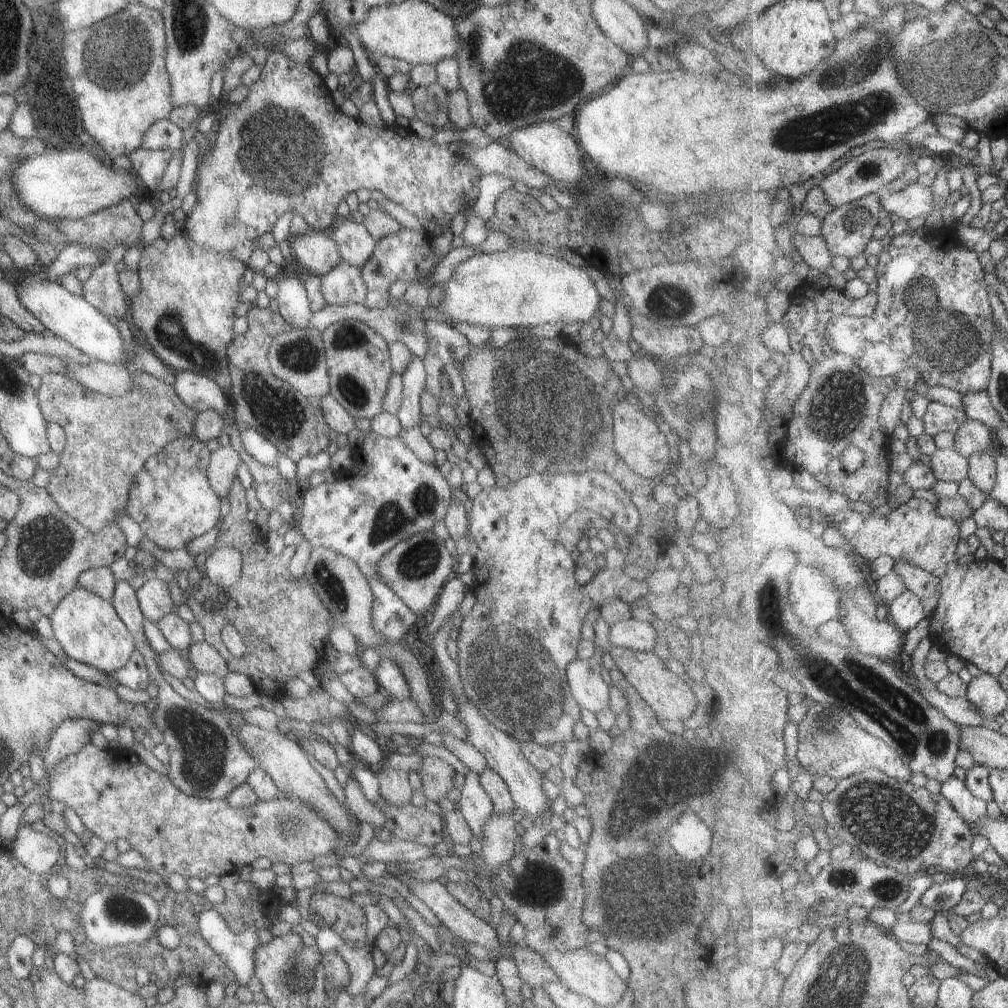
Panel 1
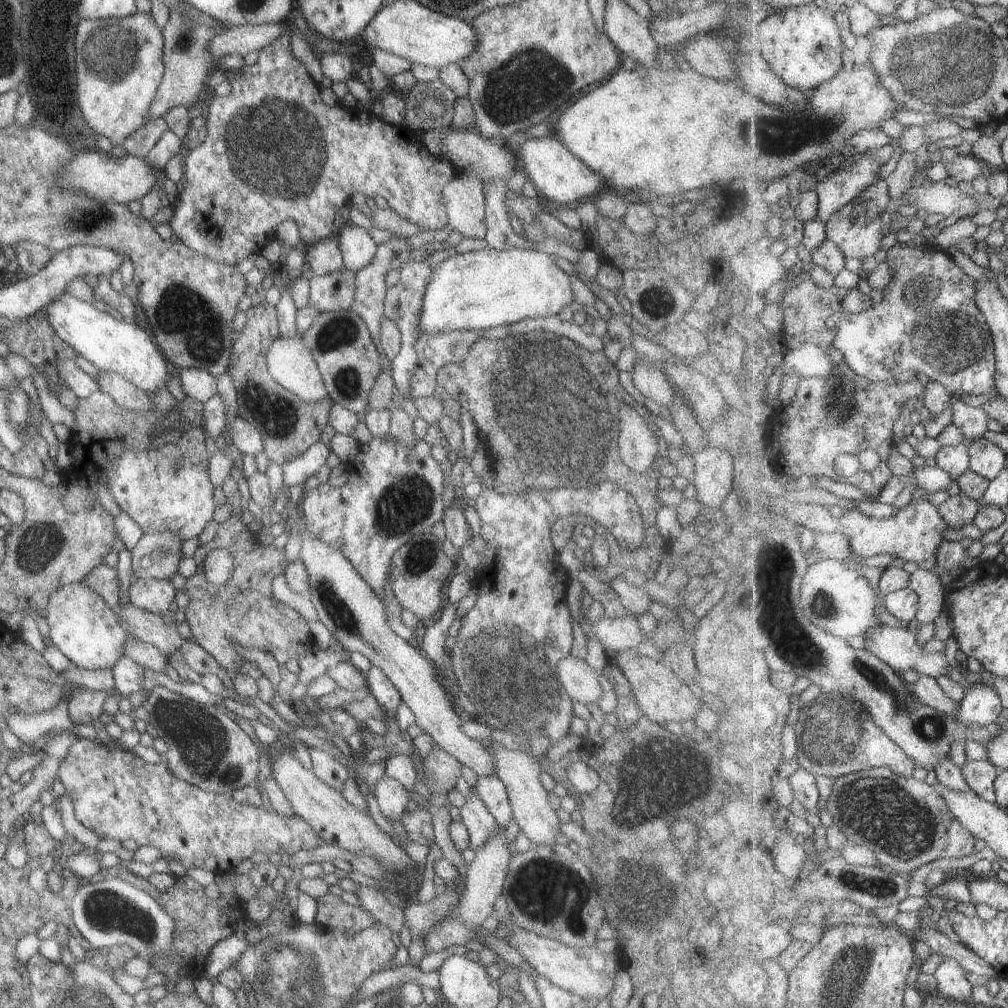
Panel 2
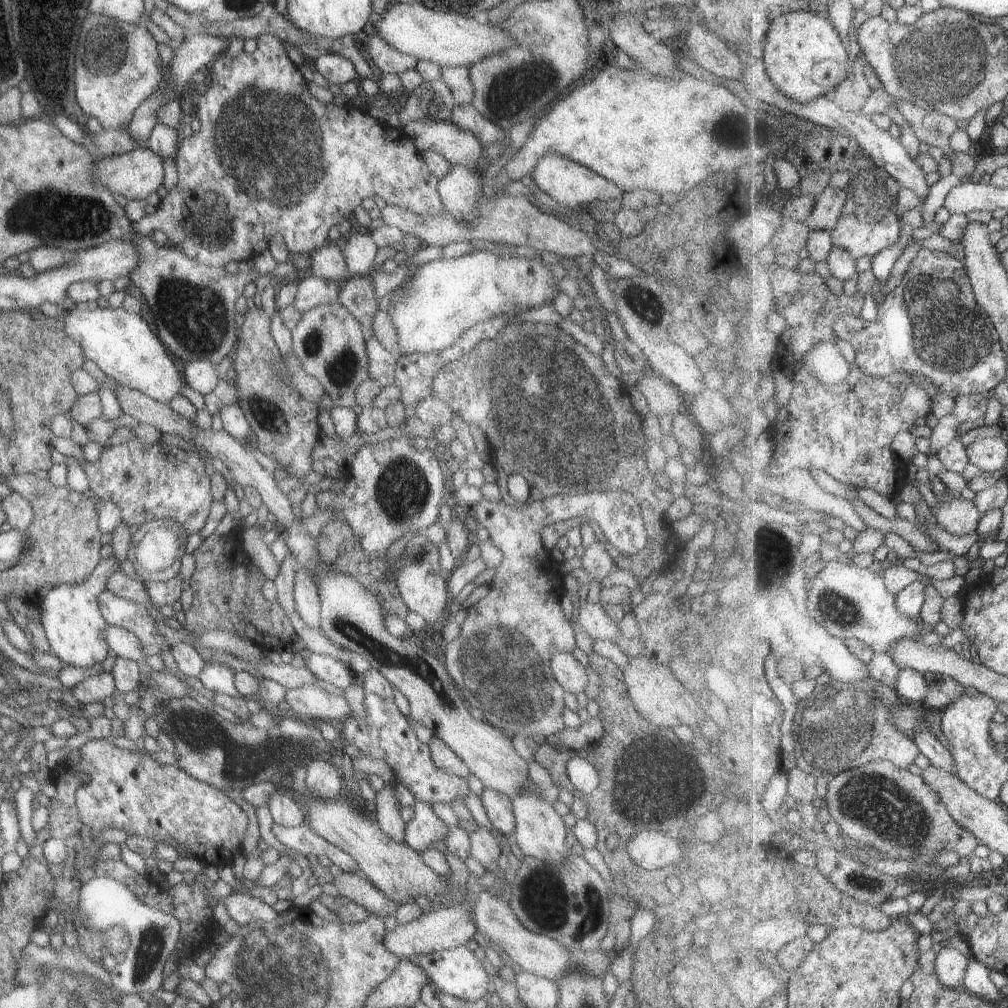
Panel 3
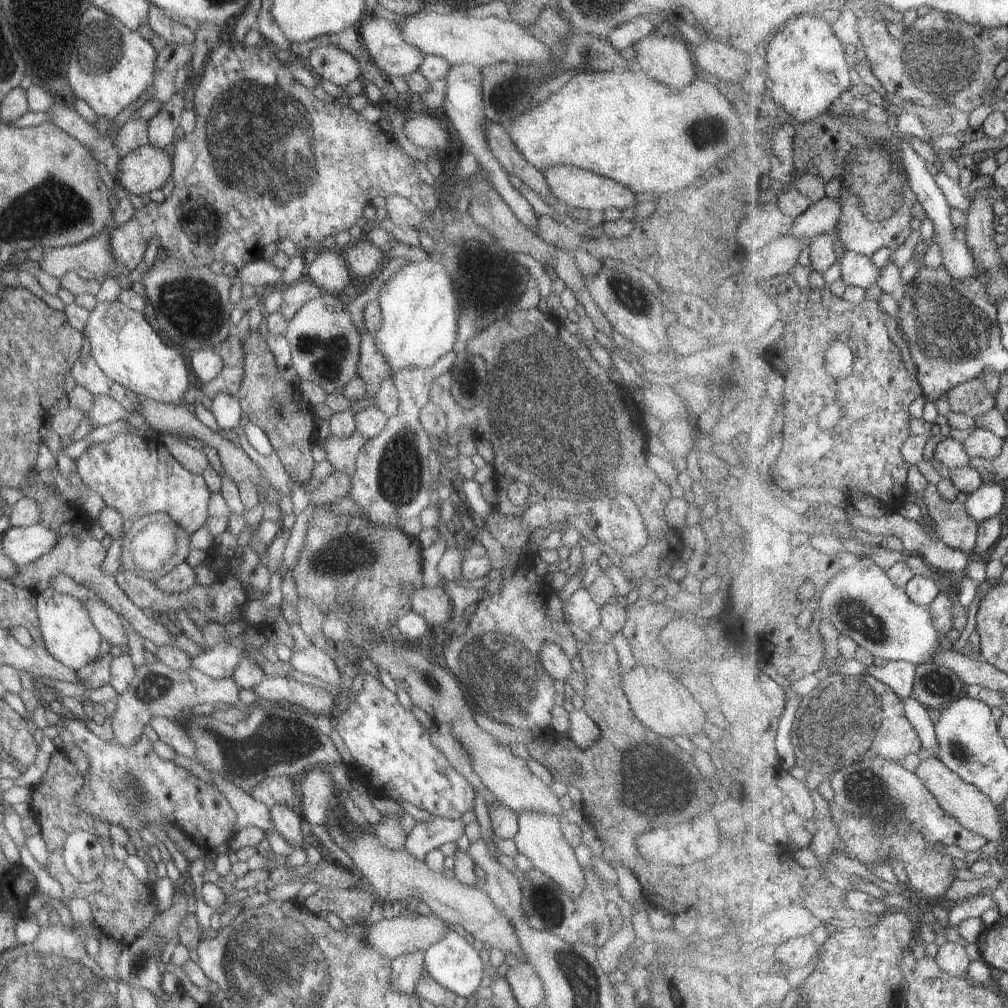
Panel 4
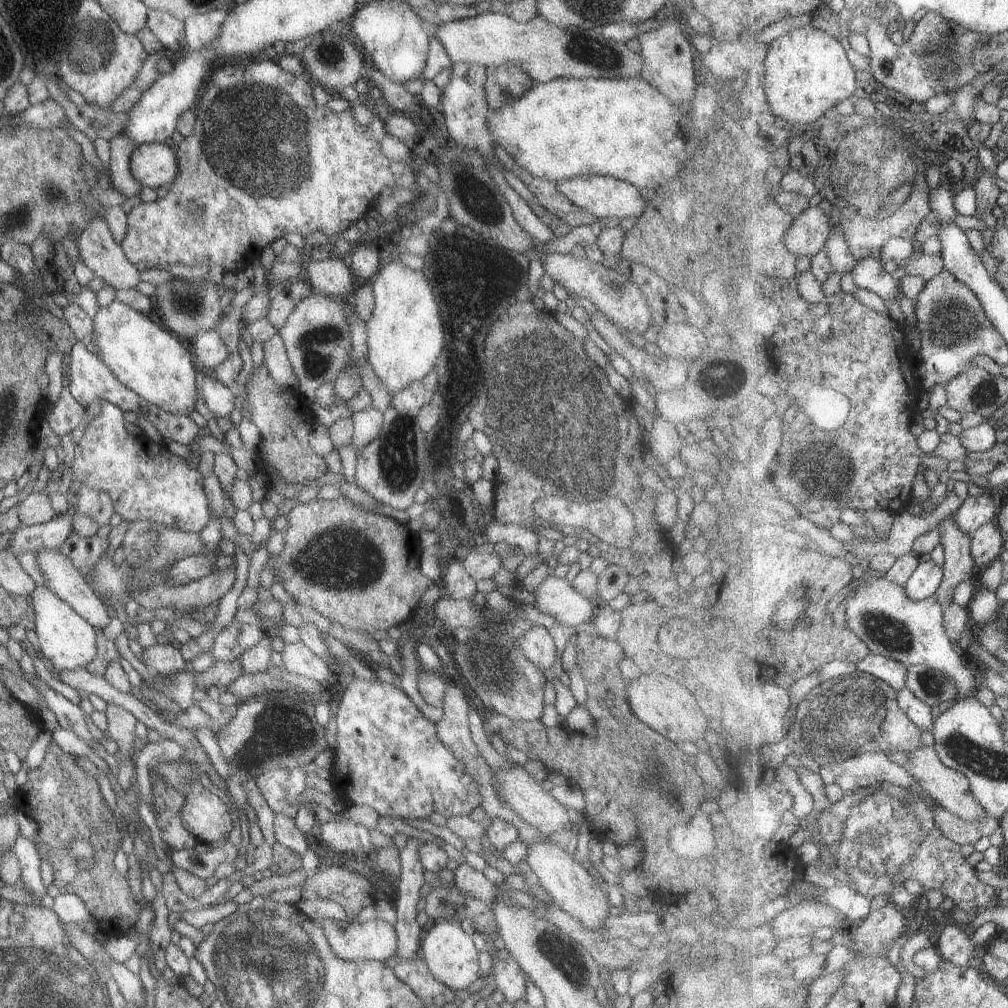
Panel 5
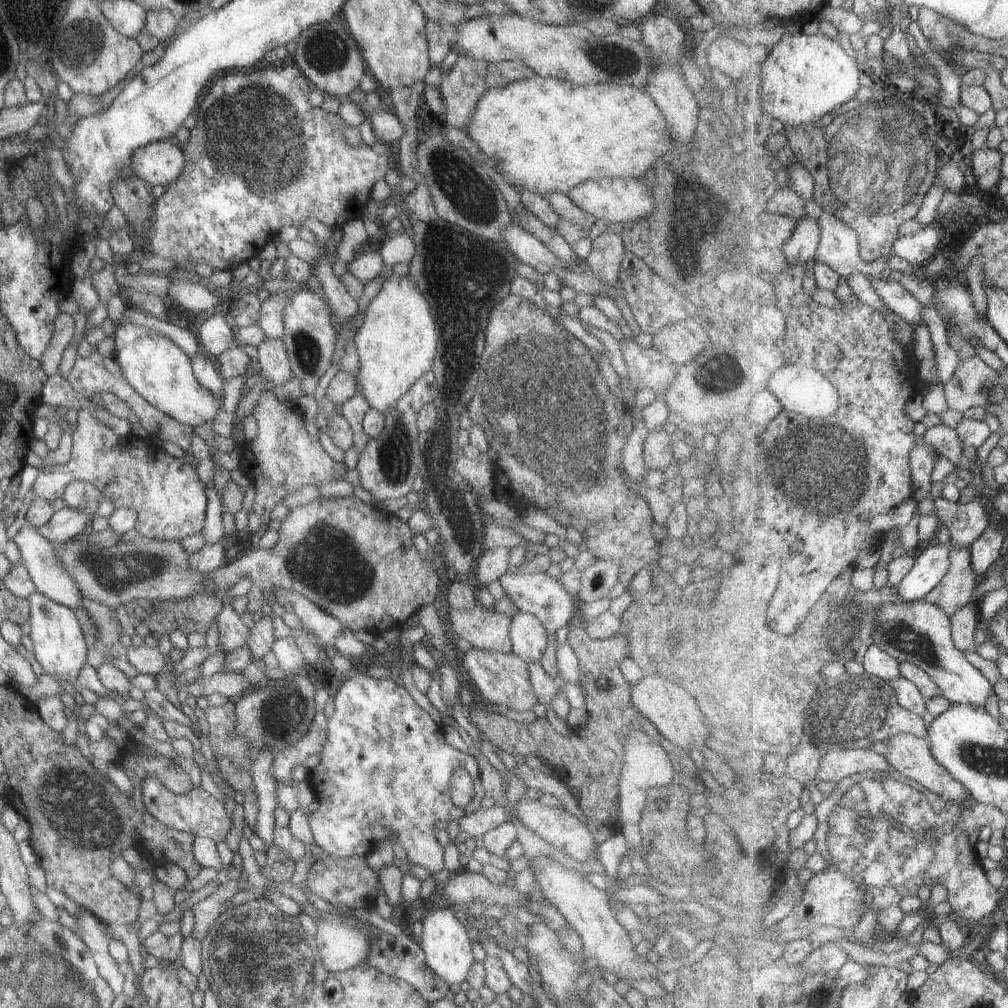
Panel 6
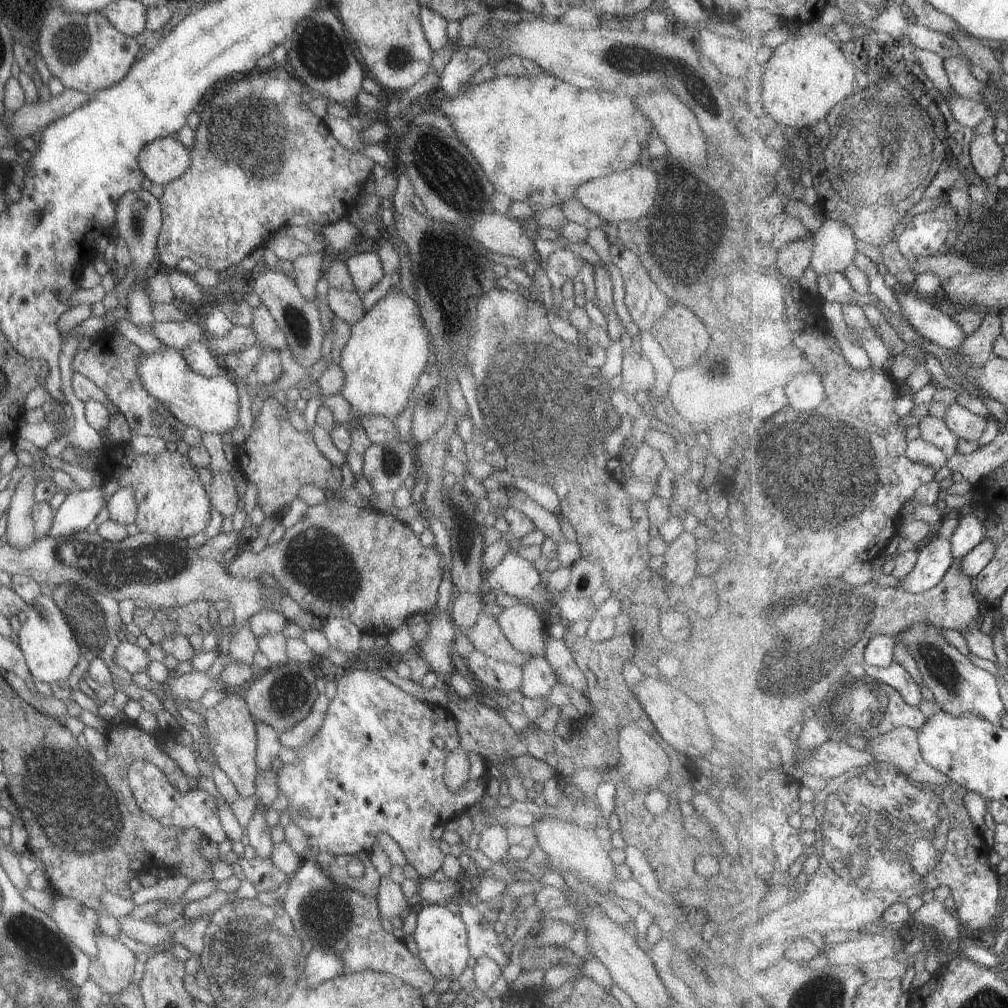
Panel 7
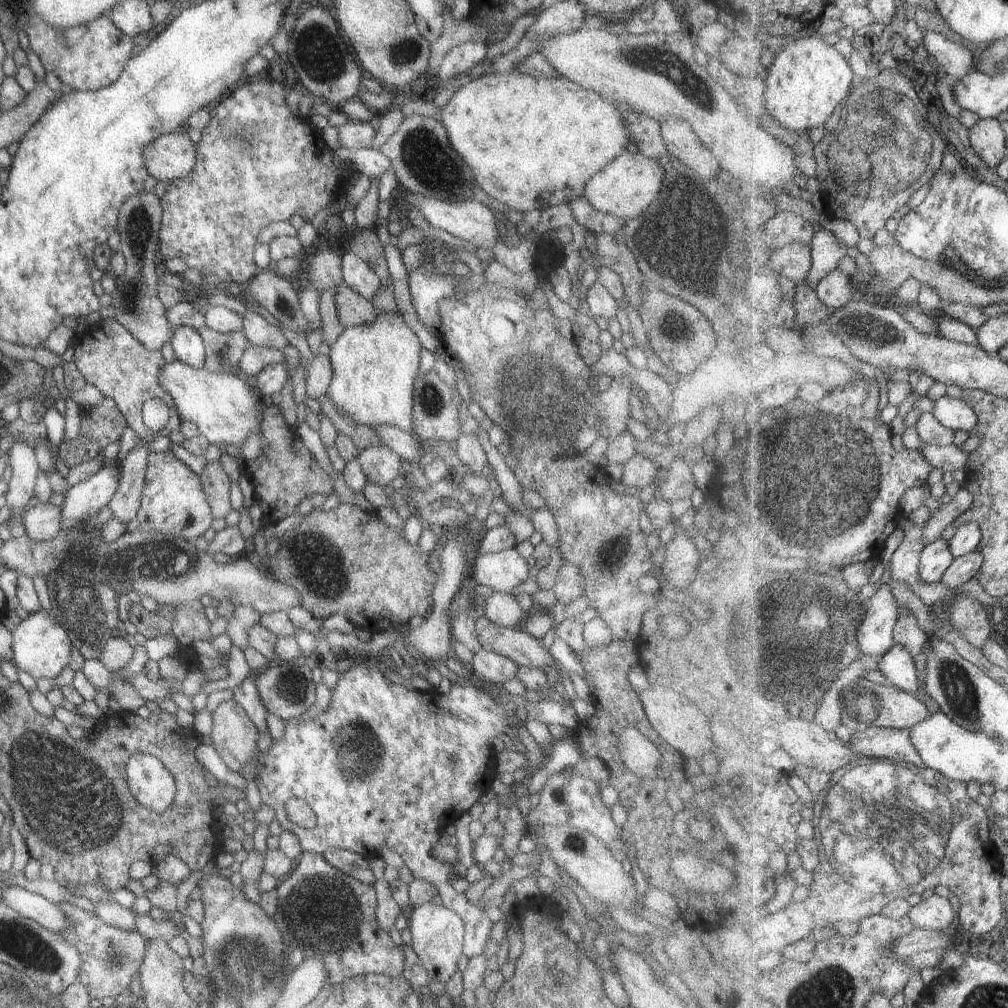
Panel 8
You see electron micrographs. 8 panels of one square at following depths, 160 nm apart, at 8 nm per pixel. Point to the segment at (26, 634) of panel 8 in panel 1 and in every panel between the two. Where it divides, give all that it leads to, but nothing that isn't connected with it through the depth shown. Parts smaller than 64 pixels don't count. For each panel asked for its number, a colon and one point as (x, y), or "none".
1: (88, 630)
2: (82, 627)
3: (73, 626)
4: (67, 634)
5: (68, 642)
6: (58, 643)
7: (49, 649)

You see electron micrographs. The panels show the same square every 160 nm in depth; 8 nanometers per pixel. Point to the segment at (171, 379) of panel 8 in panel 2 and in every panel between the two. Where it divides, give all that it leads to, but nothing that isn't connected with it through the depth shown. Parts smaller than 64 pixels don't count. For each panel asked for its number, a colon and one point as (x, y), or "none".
2: (120, 346)
3: (119, 343)
4: (124, 347)
5: (147, 360)
6: (159, 371)
7: (209, 404)

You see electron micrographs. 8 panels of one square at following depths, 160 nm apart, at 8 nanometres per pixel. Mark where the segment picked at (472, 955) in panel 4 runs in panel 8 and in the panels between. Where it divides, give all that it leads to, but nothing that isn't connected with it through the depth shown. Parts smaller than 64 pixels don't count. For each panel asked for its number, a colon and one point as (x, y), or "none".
5: (449, 954)
6: (447, 950)
7: (440, 937)
8: (436, 933)

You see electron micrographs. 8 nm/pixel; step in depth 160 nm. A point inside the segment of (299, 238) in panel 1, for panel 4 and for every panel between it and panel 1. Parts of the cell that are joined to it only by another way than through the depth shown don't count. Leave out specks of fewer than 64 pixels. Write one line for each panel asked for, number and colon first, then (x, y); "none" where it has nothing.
2: (324, 256)
3: (326, 263)
4: (327, 270)

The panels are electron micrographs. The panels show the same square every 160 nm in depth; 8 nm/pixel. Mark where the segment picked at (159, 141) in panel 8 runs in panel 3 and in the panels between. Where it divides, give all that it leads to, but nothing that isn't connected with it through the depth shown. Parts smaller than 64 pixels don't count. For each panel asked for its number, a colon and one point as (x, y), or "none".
3: (134, 175)
4: (145, 168)
5: (152, 164)
6: (159, 162)
7: (164, 159)

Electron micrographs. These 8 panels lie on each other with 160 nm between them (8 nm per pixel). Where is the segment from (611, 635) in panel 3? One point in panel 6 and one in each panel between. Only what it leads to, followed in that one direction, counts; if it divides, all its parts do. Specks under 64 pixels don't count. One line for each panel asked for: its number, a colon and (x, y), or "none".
4: (579, 608)
5: (555, 597)
6: (536, 593)

